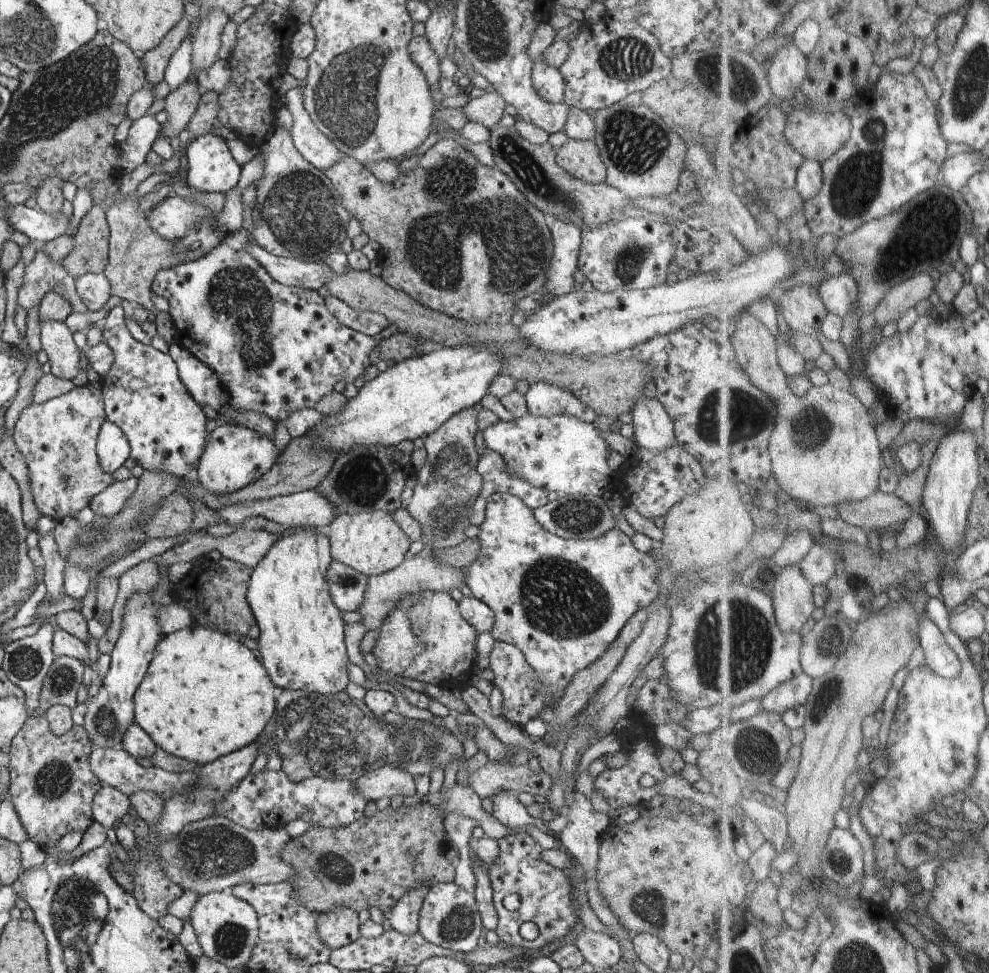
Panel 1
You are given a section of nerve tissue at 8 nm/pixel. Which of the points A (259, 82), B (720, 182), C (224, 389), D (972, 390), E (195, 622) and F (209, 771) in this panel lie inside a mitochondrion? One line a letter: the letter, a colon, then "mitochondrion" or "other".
A: other
B: other
C: other
D: other
E: other
F: other

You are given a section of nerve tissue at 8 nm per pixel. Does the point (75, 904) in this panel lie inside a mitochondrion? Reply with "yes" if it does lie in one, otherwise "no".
yes

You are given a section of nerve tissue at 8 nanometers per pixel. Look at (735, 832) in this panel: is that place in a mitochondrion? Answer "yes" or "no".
no

